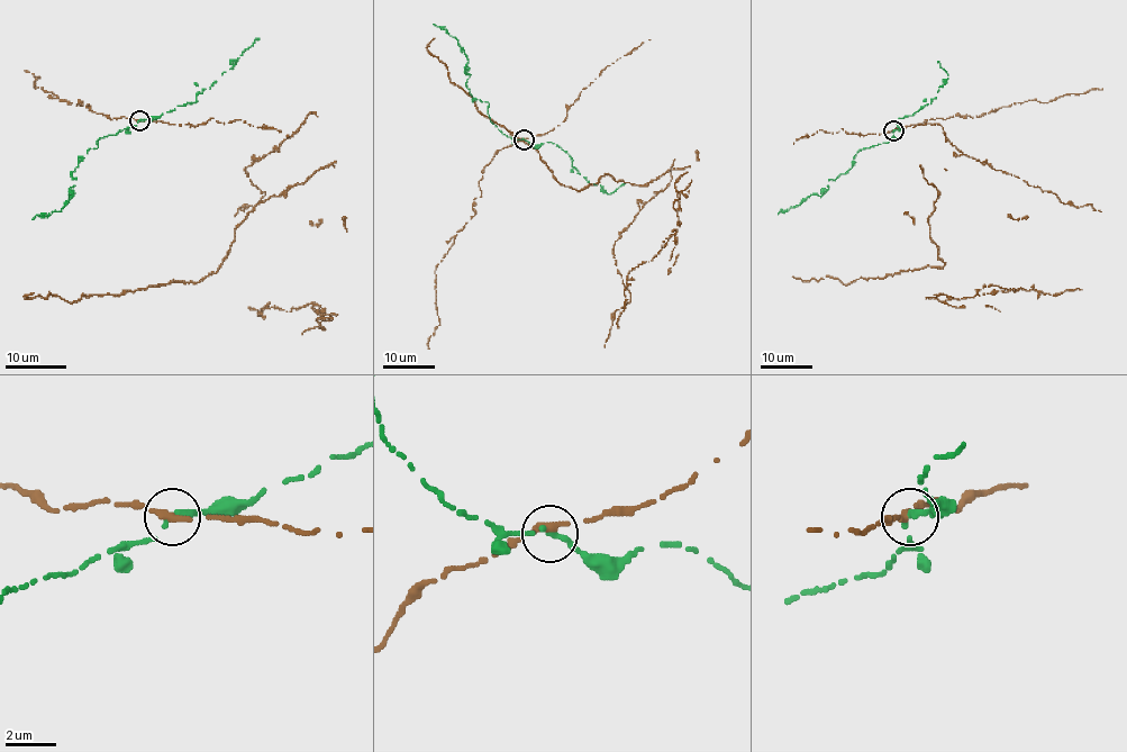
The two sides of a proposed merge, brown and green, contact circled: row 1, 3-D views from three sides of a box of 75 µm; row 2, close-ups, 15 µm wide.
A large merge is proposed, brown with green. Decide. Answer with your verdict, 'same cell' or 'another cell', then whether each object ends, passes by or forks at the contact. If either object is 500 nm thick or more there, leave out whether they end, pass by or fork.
another cell | brown passes by | green passes by

